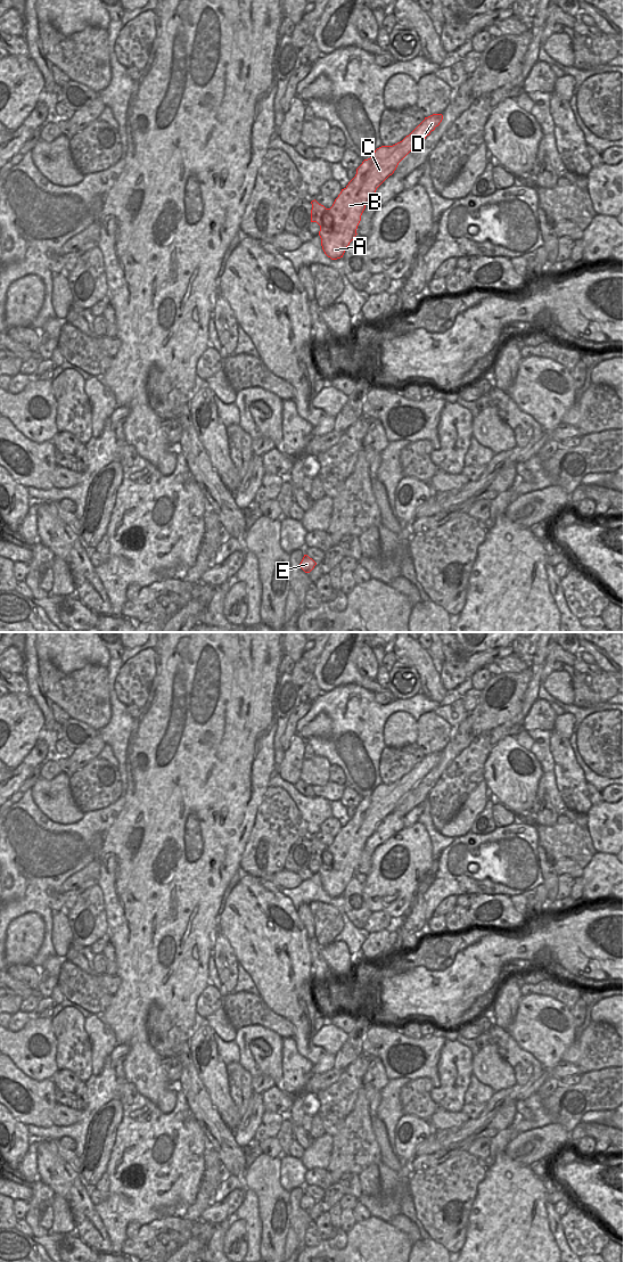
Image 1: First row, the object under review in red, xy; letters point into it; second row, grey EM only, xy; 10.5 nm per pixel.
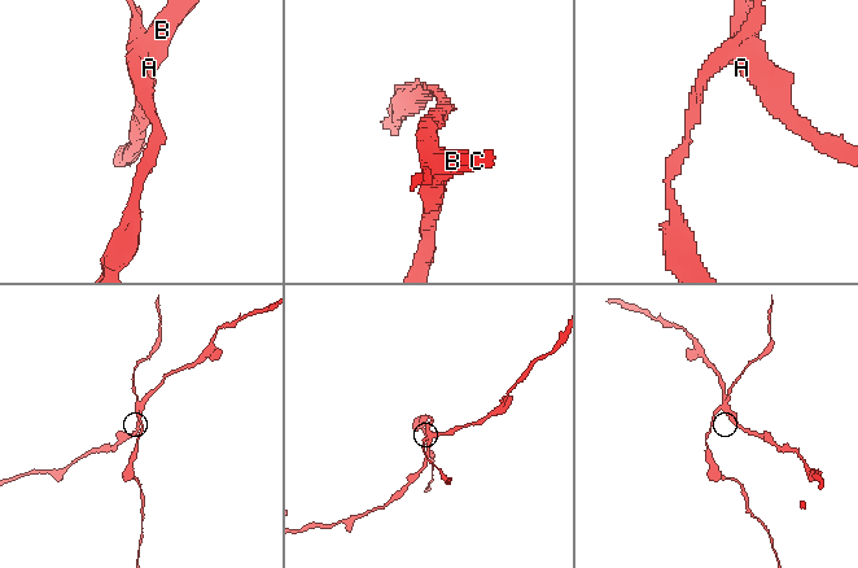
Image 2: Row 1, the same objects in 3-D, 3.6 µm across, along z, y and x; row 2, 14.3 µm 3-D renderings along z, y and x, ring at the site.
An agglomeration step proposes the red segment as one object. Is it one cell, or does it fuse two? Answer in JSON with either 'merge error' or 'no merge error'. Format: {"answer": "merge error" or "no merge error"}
{"answer": "merge error"}

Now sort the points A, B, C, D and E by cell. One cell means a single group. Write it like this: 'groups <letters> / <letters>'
groups A B C D / E

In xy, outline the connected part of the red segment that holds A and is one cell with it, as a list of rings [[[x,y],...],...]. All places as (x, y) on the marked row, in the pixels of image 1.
[[[442,114],[425,117],[402,141],[377,148],[371,157],[364,159],[356,169],[355,177],[322,215],[319,236],[328,257],[331,260],[343,257],[347,246],[358,235],[361,215],[377,188],[394,173],[399,163],[440,125],[442,120]]]

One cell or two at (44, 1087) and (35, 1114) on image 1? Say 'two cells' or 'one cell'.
one cell

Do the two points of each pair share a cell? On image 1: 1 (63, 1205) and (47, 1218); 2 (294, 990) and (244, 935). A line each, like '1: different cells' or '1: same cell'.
1: different cells
2: same cell

